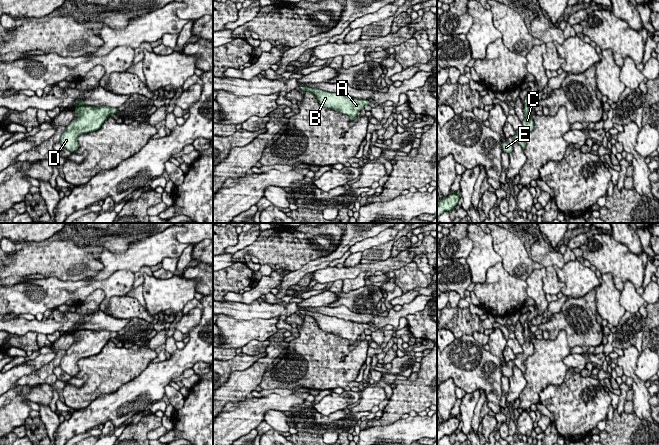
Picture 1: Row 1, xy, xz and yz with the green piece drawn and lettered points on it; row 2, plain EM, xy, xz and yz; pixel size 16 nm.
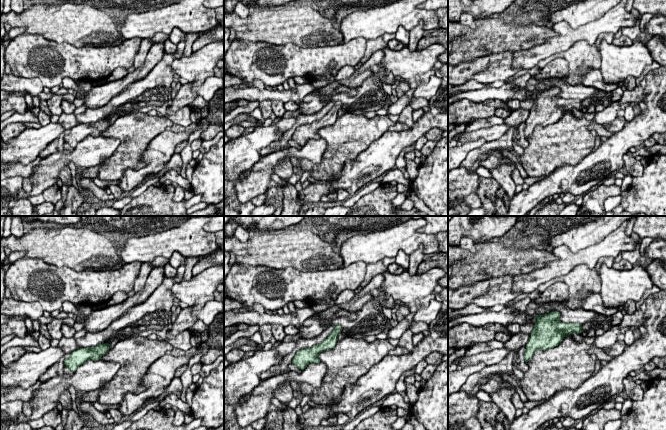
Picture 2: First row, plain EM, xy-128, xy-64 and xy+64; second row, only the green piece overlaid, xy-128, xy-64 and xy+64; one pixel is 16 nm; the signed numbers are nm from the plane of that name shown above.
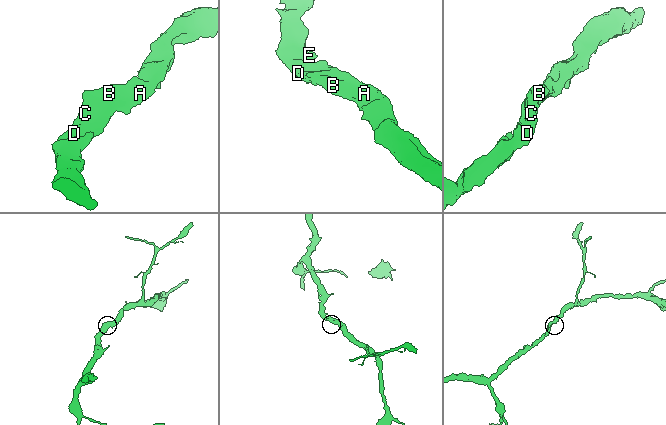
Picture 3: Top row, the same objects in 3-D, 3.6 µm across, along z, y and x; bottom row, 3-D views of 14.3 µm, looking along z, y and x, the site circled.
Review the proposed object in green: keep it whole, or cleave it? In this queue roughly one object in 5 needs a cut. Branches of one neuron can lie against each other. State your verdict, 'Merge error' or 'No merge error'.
No merge error

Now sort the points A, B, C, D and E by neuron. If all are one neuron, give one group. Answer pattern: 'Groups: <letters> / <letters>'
Groups: A B C D E

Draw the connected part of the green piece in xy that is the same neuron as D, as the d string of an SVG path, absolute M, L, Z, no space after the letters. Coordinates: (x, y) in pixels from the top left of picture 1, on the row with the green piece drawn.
M76 100L75 114L80 116L75 118L61 135L61 145L73 153L79 148L77 138L82 134L97 131L111 114L117 113L117 108L107 106L89 106L84 100Z

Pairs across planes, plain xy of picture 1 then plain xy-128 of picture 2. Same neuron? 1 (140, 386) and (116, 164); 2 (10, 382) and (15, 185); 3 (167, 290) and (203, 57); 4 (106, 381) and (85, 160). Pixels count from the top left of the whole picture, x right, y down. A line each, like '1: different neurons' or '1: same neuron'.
1: different neurons
2: different neurons
3: same neuron
4: different neurons

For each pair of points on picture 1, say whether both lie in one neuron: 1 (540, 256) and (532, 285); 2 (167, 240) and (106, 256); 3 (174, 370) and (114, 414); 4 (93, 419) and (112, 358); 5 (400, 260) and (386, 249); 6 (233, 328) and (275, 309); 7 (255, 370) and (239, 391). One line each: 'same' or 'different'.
1: different
2: same
3: same
4: different
5: different
6: different
7: same

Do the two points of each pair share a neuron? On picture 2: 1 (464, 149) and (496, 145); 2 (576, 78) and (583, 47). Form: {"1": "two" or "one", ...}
{"1": "two", "2": "one"}

